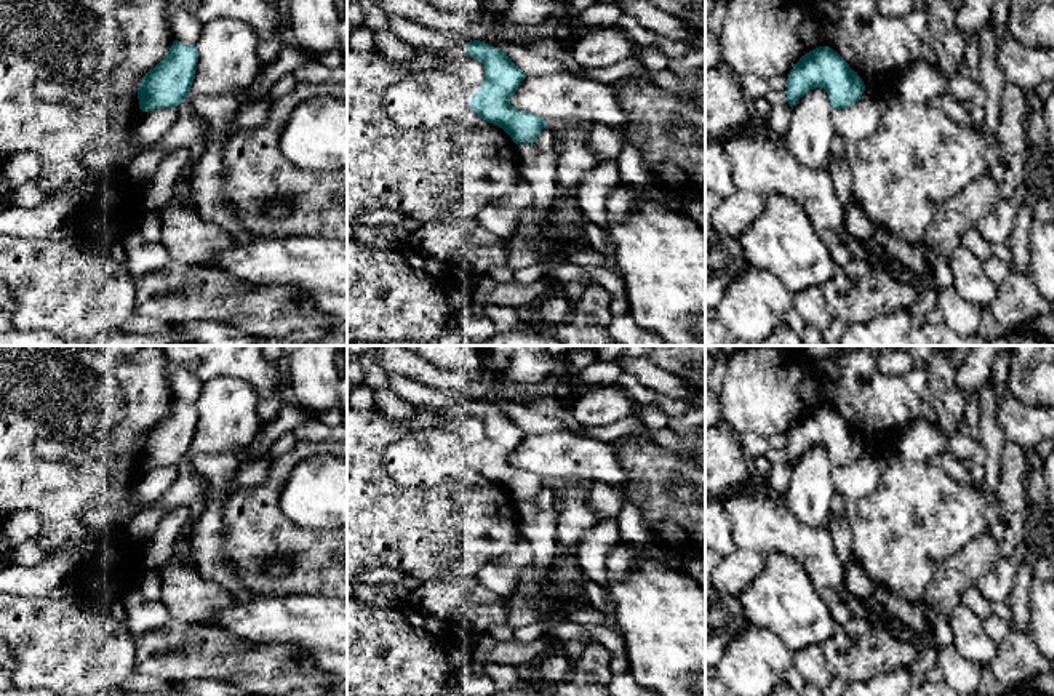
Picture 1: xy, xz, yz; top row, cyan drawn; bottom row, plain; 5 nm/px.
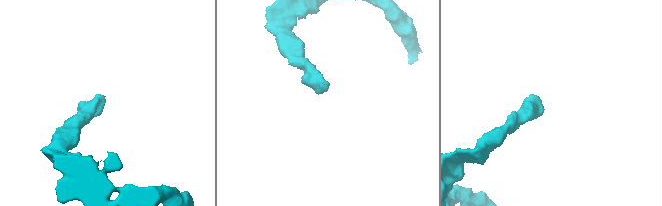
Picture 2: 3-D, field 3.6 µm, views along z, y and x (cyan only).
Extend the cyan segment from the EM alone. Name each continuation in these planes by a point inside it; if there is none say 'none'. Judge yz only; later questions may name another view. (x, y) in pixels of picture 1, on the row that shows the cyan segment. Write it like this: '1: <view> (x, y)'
1: yz (859, 120)

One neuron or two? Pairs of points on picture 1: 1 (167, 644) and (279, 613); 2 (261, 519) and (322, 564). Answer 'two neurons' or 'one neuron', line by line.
1: two neurons
2: one neuron

